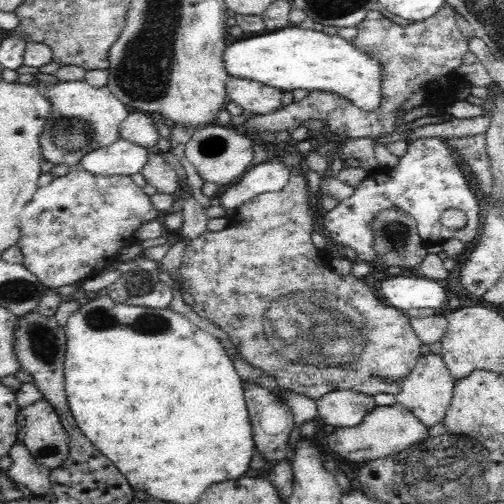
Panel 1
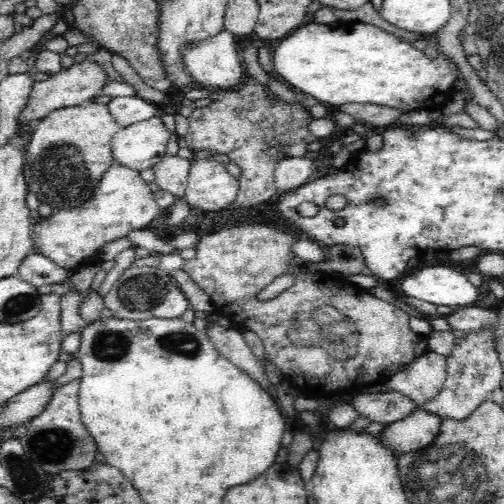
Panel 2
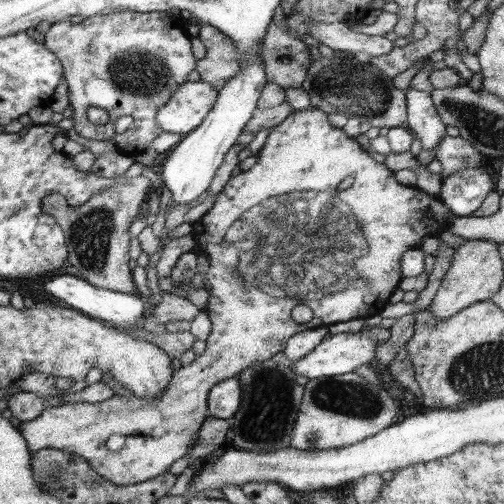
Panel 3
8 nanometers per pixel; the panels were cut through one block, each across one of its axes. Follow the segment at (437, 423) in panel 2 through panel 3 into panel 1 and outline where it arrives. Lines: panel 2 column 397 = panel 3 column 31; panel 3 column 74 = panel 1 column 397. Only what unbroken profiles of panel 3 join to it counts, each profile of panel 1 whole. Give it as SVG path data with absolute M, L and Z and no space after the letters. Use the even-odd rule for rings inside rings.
M394 404L394 406L376 406L358 426L354 428L338 428L332 434L328 434L328 446L354 462L370 462L374 458L394 458L402 450L408 452L414 444L420 444L426 434L430 432L428 426L424 426L406 406Z

